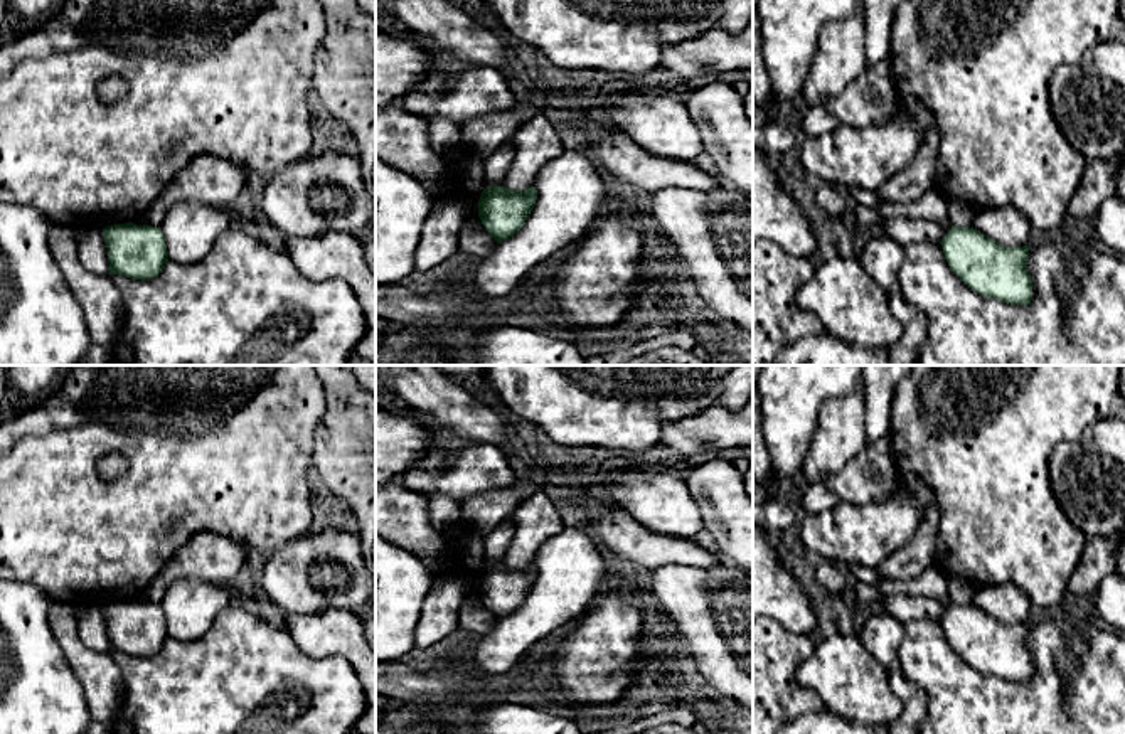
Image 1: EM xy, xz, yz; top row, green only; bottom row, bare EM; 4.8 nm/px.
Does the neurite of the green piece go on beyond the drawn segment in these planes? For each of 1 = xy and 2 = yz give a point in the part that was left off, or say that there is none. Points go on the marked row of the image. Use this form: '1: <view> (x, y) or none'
1: none
2: none

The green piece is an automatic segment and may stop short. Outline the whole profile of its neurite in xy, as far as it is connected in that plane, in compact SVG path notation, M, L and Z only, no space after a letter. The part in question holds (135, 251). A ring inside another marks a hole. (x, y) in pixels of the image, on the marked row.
M133 222L113 224L103 229L103 236L108 249L108 274L148 279L158 276L168 261L160 227Z

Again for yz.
M952 226L940 244L952 271L973 291L1010 305L1032 301L1032 279L1026 266L1029 246L1004 247L970 226Z

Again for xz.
M504 185L487 187L478 199L478 217L495 242L507 241L520 231L536 205L537 190L510 190Z

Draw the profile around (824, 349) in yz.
M829 333L810 335L783 347L775 365L891 365L886 350L872 350Z

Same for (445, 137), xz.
M429 121L429 145L443 158L453 155L461 146L461 126L446 121Z

